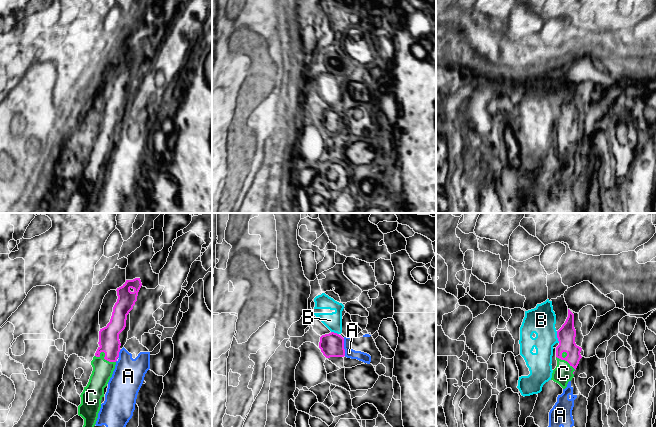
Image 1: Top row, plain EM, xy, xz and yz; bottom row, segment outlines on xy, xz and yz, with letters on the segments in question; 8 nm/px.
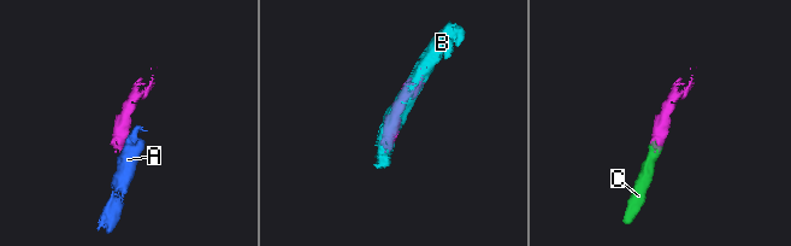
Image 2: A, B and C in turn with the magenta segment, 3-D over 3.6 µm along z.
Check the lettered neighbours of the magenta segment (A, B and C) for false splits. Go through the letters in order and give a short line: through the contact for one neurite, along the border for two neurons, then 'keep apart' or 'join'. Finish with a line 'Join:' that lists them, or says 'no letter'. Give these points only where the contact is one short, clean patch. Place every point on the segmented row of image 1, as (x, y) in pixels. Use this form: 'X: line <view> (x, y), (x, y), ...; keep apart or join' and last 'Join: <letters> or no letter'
A: line xz (343, 338), (345, 355); keep apart
B: keep apart
C: line yz (566, 334), (568, 362), (563, 373); join
Join: C

